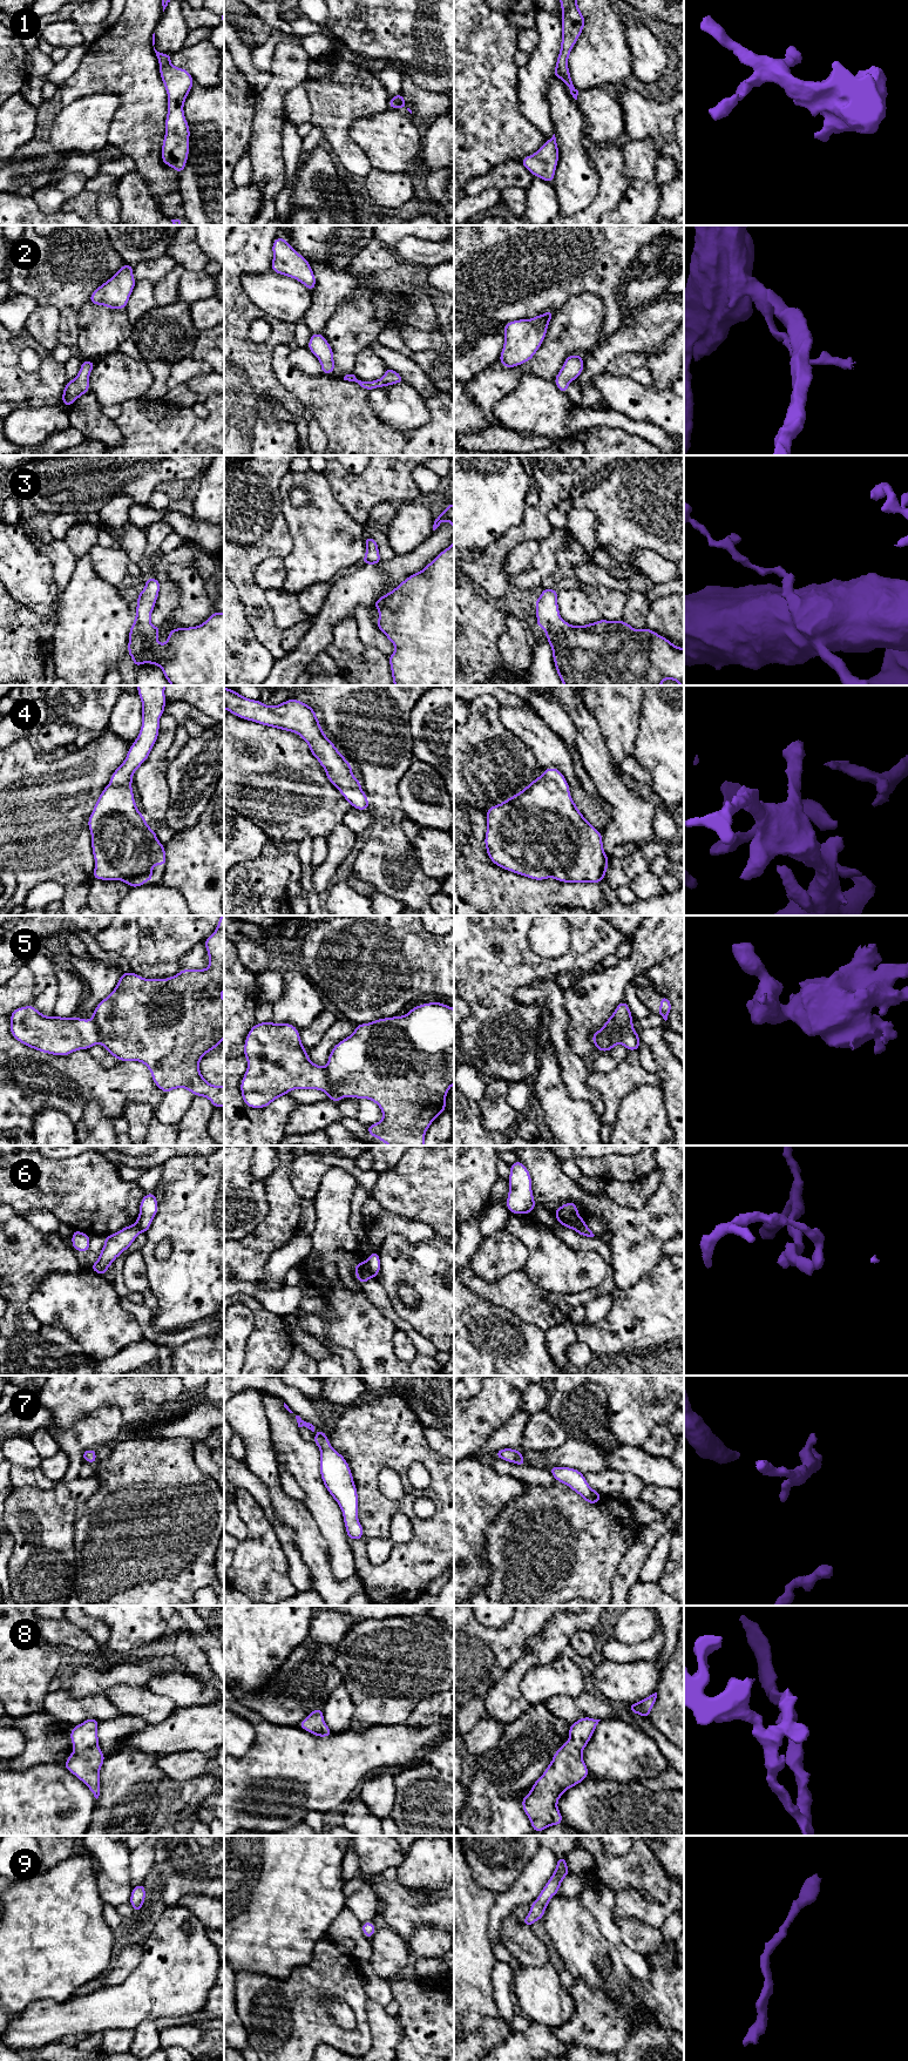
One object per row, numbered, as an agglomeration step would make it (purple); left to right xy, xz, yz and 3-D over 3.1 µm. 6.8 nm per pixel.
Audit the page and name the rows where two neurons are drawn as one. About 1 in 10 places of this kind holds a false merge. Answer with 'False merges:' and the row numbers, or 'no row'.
False merges: 5, 6

